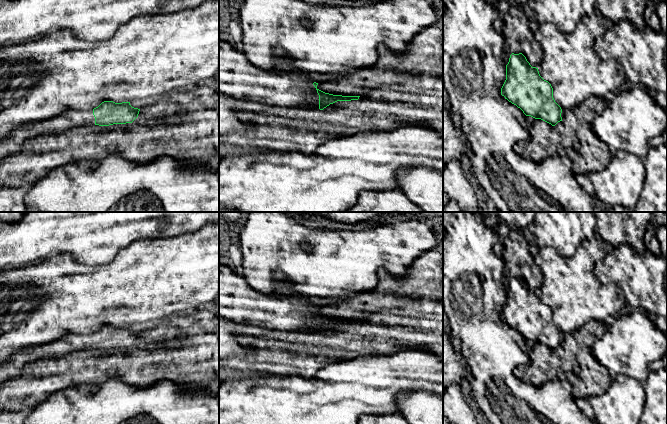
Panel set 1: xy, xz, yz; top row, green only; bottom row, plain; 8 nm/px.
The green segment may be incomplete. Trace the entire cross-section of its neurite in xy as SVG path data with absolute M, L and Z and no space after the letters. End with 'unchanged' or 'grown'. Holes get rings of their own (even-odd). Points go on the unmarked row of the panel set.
M104 325L93 334L71 334L47 344L30 346L0 362L0 383L18 376L26 364L39 359L63 357L81 350L132 347L138 341L139 335L130 326Z; grown

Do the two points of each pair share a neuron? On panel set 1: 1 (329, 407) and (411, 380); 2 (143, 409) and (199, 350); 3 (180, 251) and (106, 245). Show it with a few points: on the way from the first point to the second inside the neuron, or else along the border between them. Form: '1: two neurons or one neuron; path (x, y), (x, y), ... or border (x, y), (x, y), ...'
1: one neuron; path (349, 388), (371, 384), (378, 380), (391, 380)
2: two neurons; border (147, 386), (162, 380), (172, 380), (191, 392)
3: two neurons; border (147, 238), (132, 241), (107, 262)

